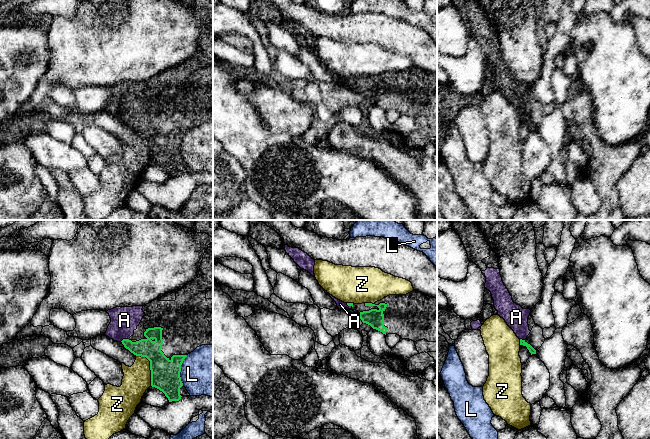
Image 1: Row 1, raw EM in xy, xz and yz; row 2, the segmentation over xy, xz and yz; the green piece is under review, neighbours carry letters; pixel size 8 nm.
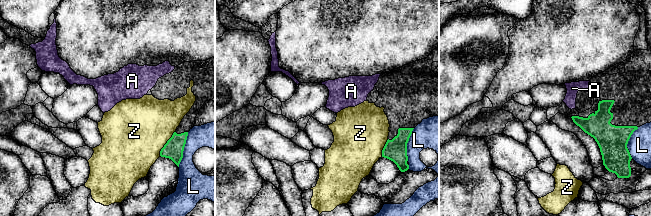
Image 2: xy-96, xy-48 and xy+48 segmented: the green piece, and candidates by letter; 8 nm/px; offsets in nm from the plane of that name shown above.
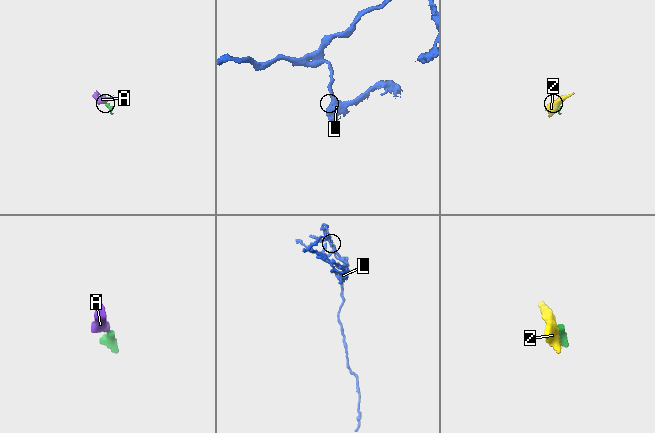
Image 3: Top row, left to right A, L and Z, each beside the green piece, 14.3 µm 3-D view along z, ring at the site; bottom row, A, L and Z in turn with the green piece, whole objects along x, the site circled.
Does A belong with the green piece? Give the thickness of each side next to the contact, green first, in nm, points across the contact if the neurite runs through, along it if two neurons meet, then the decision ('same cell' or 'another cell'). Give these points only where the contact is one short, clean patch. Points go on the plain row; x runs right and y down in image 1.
calibres 150 and 220 nm; way xy (147, 124), (132, 123), (124, 115), (124, 96); same cell

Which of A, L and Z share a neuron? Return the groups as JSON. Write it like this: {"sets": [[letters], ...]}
{"sets": [["A"], ["L"], ["Z"]]}

